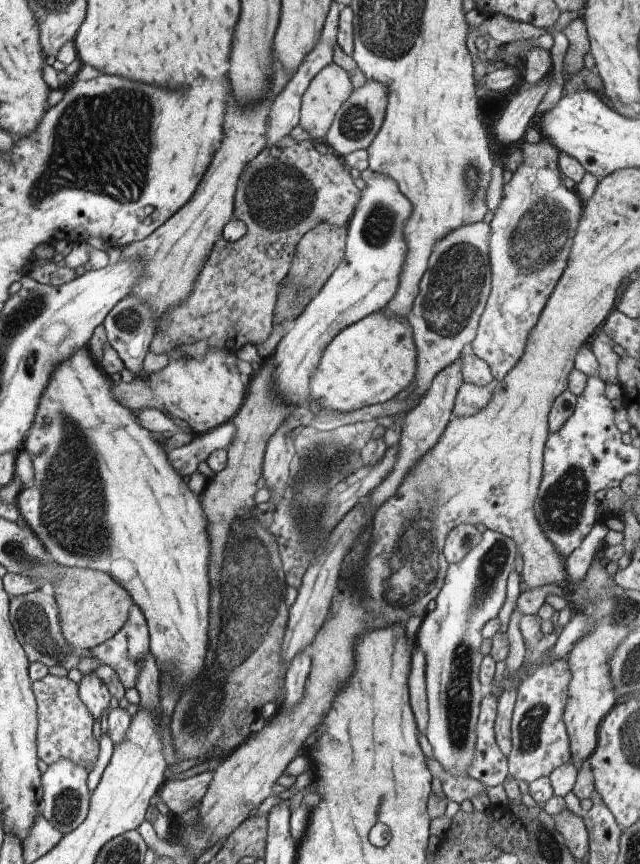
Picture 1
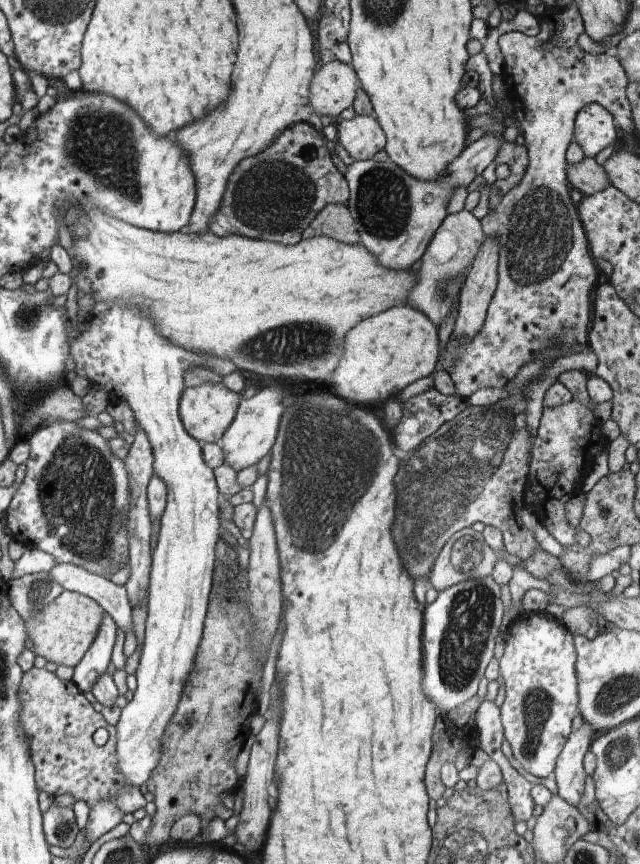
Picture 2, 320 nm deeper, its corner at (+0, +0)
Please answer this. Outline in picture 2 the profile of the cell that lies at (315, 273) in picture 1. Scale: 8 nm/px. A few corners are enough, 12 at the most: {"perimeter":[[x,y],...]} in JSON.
{"perimeter":[[327,204],[302,233],[356,244],[360,235],[345,204]]}

